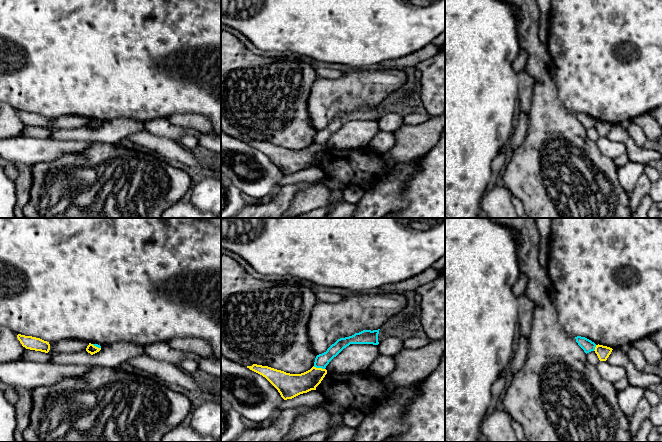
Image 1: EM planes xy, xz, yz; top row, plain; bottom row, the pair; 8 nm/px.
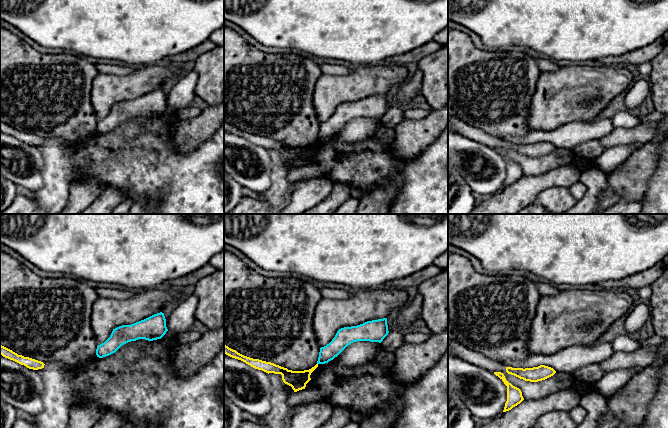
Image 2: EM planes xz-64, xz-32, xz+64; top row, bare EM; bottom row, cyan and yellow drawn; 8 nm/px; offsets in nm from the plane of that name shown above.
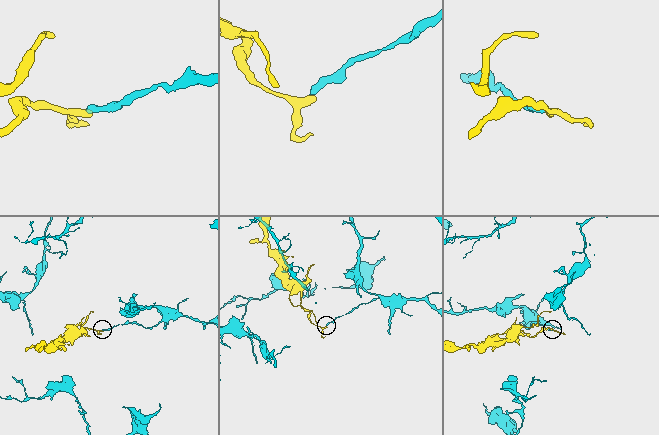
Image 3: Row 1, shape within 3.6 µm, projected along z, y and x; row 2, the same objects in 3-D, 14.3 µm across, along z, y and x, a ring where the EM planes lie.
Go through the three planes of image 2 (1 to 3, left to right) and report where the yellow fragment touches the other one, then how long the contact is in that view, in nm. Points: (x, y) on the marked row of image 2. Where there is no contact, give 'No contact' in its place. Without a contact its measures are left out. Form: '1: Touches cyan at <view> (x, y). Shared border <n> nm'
1: No contact
2: No contact
3: No contact

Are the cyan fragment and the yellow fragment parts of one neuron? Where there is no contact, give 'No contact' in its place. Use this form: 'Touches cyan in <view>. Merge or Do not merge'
Touches cyan in xz. Merge

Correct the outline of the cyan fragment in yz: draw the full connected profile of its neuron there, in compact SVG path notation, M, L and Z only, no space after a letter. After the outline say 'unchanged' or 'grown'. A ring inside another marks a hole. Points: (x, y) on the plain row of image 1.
M577 112L575 113L575 115L578 121L584 126L586 130L591 127L594 127L597 130L600 137L606 137L613 126L612 124L607 122L599 120L596 121L594 118L585 113Z; grown

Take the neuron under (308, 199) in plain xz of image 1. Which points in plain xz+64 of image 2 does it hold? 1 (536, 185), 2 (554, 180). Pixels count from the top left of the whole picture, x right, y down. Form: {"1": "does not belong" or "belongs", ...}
{"1": "does not belong", "2": "does not belong"}

